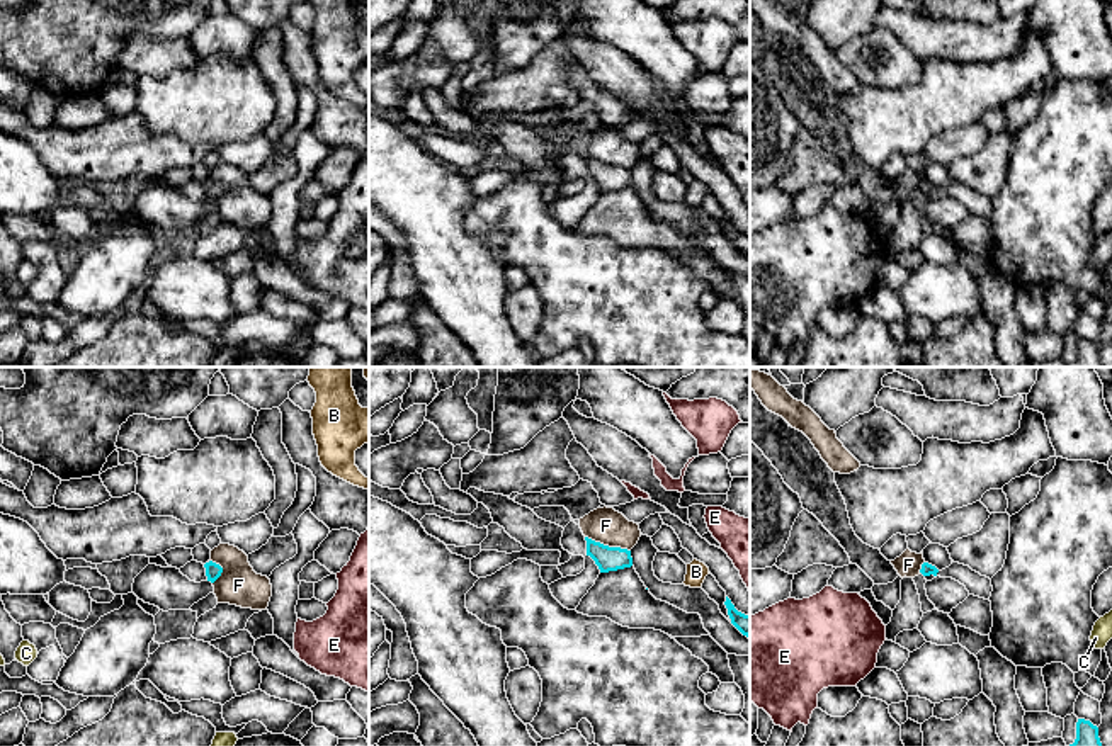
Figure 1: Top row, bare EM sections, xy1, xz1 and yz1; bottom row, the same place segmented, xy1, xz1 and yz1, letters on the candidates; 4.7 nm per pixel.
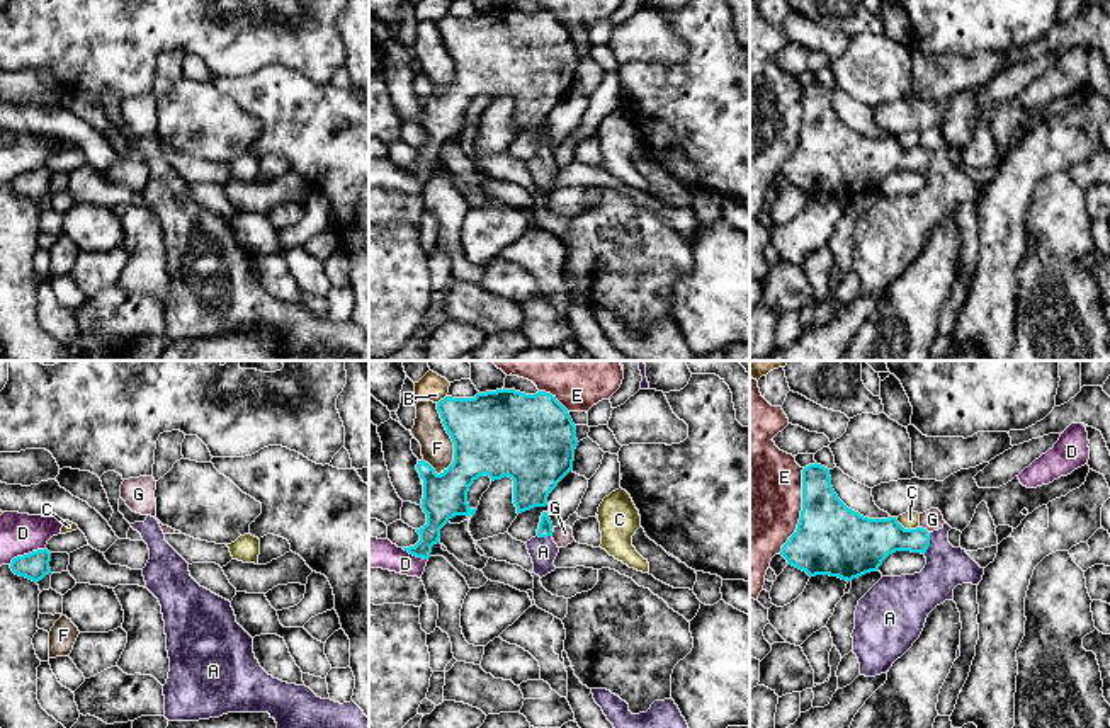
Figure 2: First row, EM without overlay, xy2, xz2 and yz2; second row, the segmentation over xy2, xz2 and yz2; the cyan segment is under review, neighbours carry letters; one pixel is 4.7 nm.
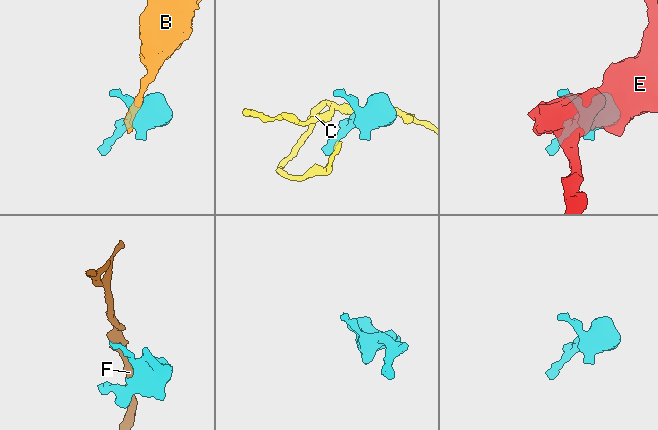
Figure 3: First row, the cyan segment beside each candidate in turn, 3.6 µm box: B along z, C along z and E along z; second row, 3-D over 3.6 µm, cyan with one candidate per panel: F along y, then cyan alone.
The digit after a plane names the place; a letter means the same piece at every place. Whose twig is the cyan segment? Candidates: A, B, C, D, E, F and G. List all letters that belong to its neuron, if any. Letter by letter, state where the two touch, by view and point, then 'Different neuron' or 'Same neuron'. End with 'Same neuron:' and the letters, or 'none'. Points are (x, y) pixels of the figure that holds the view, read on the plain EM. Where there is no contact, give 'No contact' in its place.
A: Touches cyan at yz2 (928, 162). Same neuron
B: Touches cyan at xz2 (441, 19). Different neuron
C: Touches cyan at yz2 (906, 148). Different neuron
D: Touches cyan at xy2 (26, 174). Different neuron
E: Touches cyan at yz2 (801, 130). Different neuron
F: Touches cyan at xz2 (451, 56). Different neuron
G: Touches cyan at yz2 (925, 148). Different neuron
Same neuron: A

